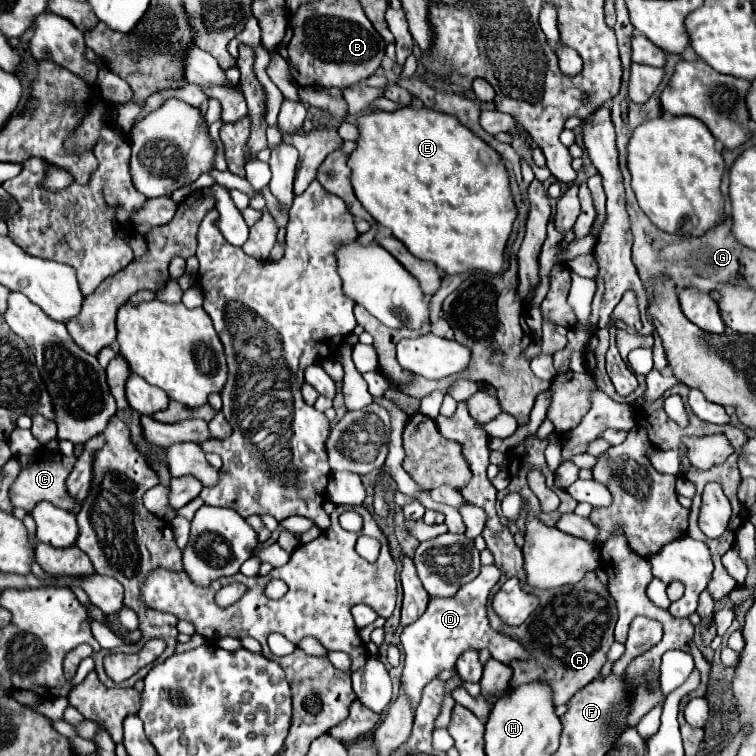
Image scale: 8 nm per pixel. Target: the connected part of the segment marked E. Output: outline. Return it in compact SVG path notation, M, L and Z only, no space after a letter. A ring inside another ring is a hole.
M406 106L396 112L368 112L358 118L358 130L358 148L350 154L348 166L352 168L354 194L372 218L380 226L390 228L416 258L434 262L444 274L462 274L468 270L500 274L504 250L518 216L500 154L460 124L456 116L424 106Z

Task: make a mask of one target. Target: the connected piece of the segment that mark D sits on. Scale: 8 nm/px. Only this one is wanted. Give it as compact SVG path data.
M482 566L482 572L468 584L464 584L456 596L450 598L434 598L430 596L426 612L412 624L408 624L402 634L402 648L404 648L404 674L402 674L402 686L408 698L412 700L412 708L418 706L422 688L436 678L442 670L452 670L456 660L466 650L490 650L492 658L500 660L502 664L510 664L512 660L528 660L528 652L524 652L524 646L496 630L490 628L488 616L486 616L486 598L492 590L492 586L500 580L502 572L498 566Z

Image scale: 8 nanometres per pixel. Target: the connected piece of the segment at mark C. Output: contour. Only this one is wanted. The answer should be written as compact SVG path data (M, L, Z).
M76 446L74 454L72 456L64 456L62 452L58 450L48 450L48 448L42 448L42 452L38 452L36 456L22 456L22 470L20 470L20 476L18 480L12 484L10 488L10 500L14 506L20 506L24 508L26 512L30 512L38 502L46 500L46 502L52 502L54 506L58 508L64 508L64 510L70 510L70 512L80 512L80 502L74 500L68 490L66 490L66 478L68 474L72 472L74 468L74 462L76 462L76 456L80 456L82 452L82 446Z

